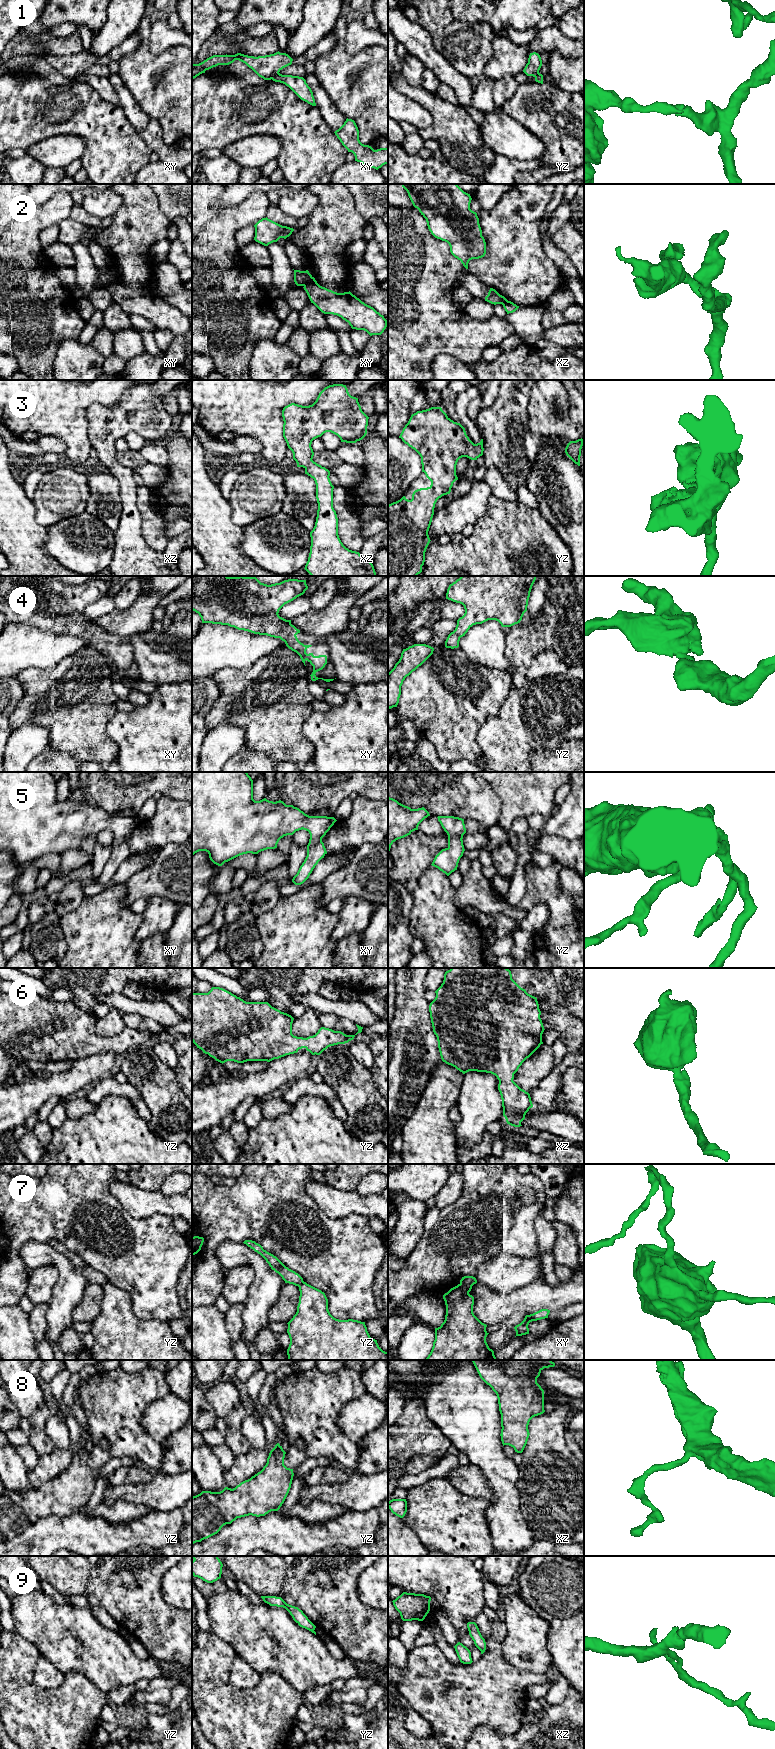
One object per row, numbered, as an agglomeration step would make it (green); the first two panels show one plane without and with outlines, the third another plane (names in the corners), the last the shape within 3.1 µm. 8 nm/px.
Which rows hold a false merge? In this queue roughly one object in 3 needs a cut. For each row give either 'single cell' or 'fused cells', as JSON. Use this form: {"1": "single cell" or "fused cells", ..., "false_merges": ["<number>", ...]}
{"1": "fused cells", "2": "fused cells", "3": "single cell", "4": "single cell", "5": "single cell", "6": "single cell", "7": "fused cells", "8": "single cell", "9": "single cell", "false_merges": ["1", "2", "7"]}

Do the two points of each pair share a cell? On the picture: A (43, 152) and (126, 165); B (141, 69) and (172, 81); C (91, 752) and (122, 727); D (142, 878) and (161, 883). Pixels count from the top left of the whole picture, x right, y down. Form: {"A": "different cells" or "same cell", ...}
{"A": "different cells", "B": "same cell", "C": "different cells", "D": "same cell"}

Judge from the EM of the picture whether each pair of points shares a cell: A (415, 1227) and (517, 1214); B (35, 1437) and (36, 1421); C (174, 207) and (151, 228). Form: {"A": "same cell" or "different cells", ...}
{"A": "different cells", "B": "different cells", "C": "different cells"}

